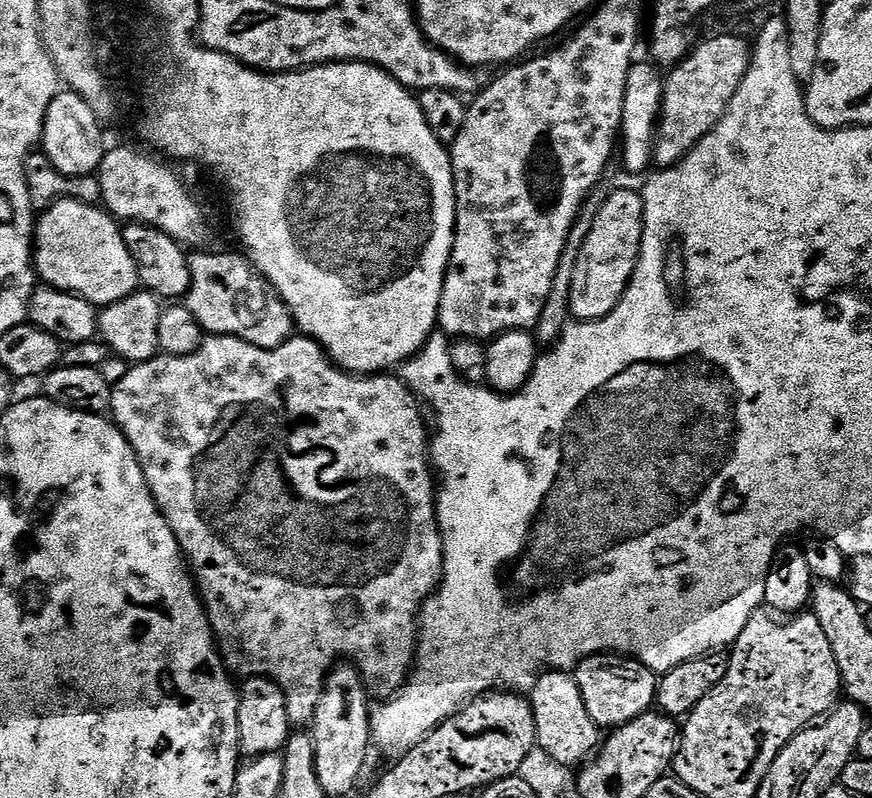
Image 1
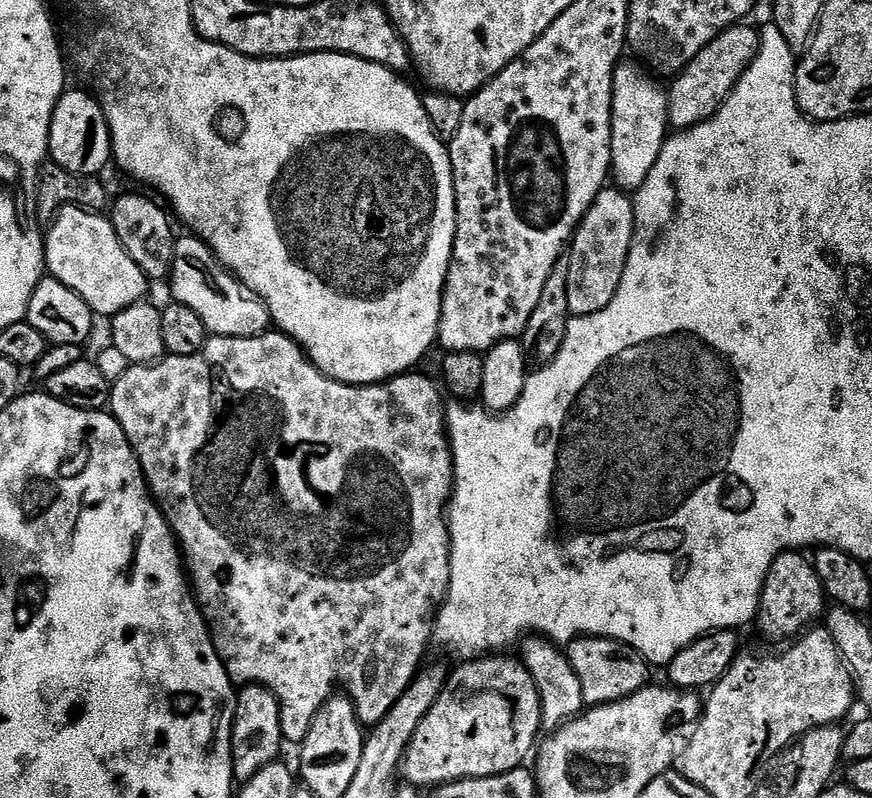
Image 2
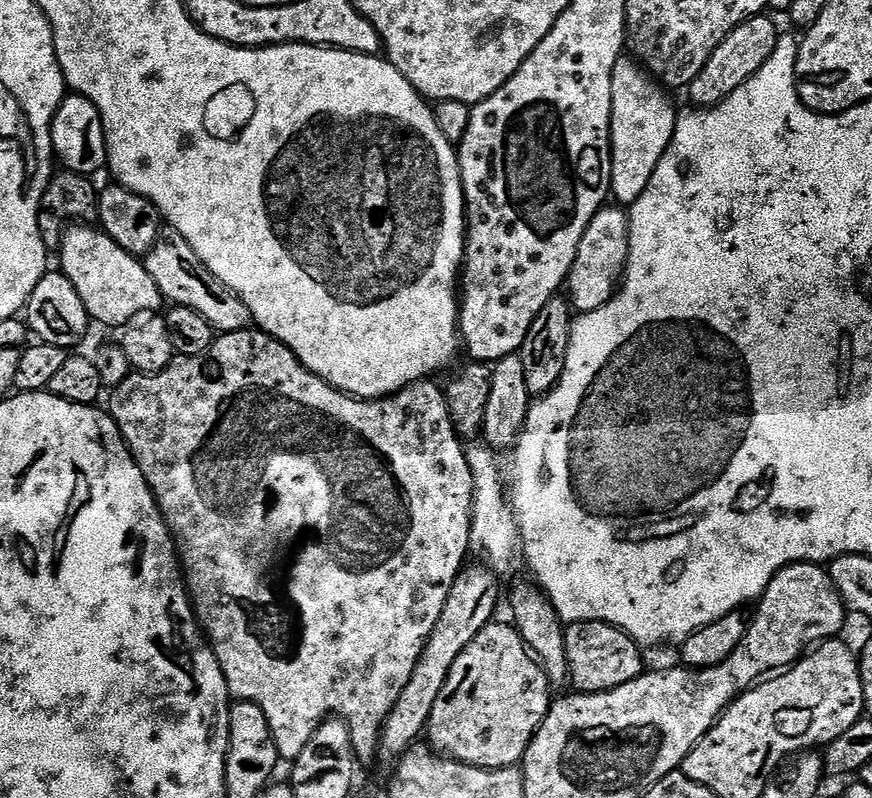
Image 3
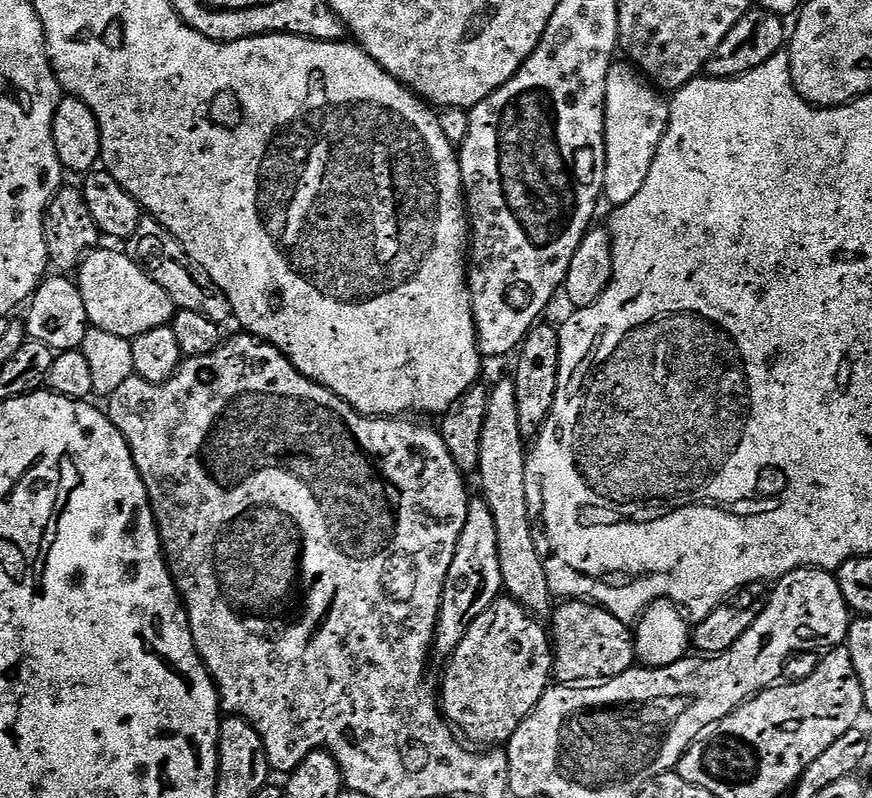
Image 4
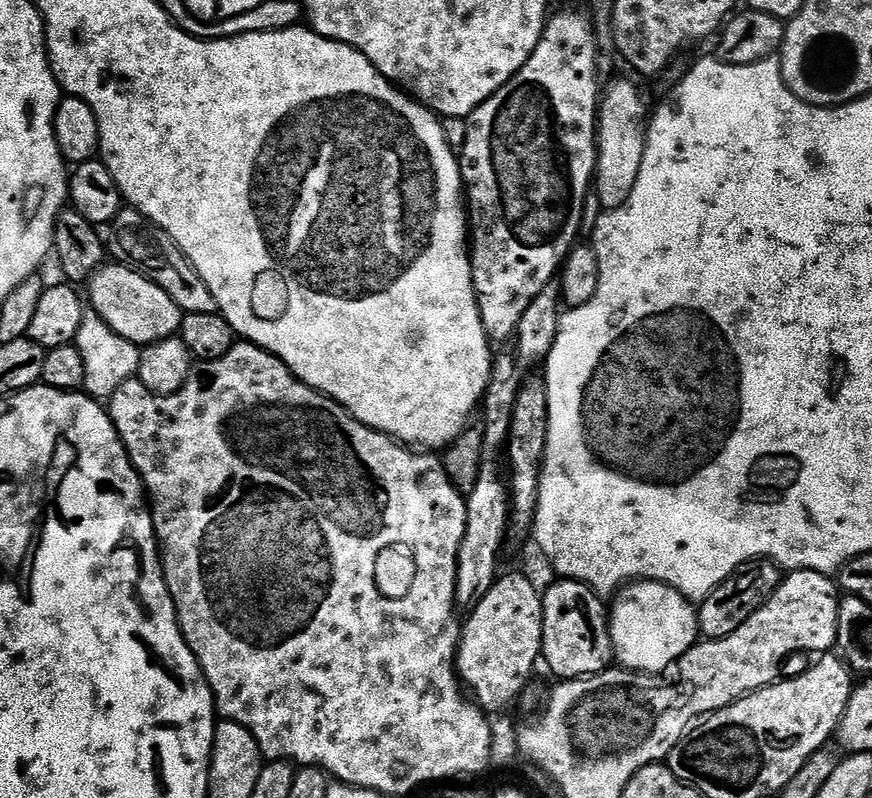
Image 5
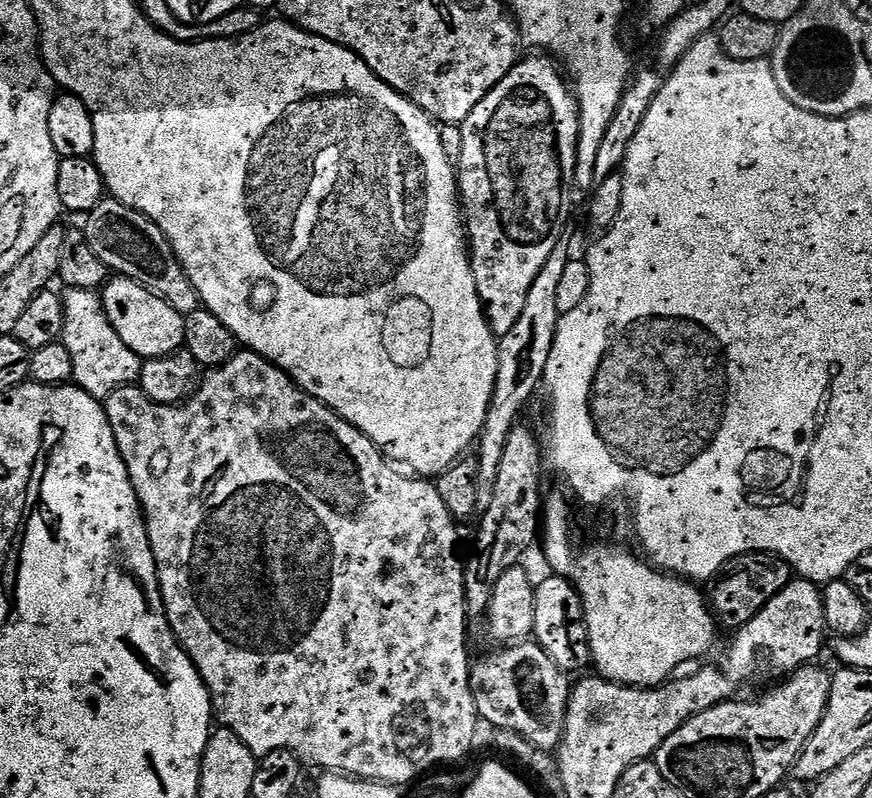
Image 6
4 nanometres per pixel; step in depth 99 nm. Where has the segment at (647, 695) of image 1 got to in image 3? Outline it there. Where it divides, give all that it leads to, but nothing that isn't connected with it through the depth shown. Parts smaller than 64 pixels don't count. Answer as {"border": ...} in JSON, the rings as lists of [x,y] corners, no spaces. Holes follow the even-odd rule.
{"border":[[[573,624],[567,629],[564,641],[566,642],[566,654],[568,655],[568,675],[571,683],[576,683],[581,693],[612,692],[645,675],[644,656],[640,645],[635,644],[625,632],[619,632],[608,624]]]}

